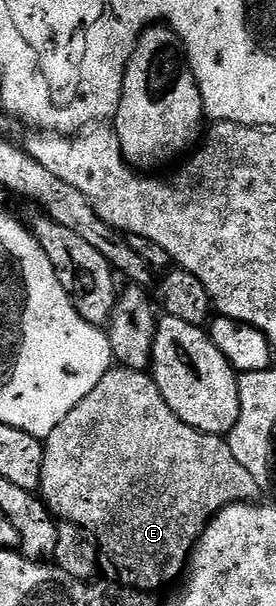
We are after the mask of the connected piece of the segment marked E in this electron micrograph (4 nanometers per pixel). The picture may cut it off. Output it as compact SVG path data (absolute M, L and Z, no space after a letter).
M121 365L111 366L110 372L100 377L100 385L96 385L96 389L92 389L92 393L88 393L88 397L84 397L84 401L80 401L80 405L76 405L76 409L72 409L72 413L68 413L68 417L64 417L60 425L56 425L56 429L52 429L52 433L44 440L44 446L44 473L40 495L46 506L59 520L74 523L89 532L97 546L101 570L107 571L110 574L107 576L131 589L141 589L145 583L151 583L155 589L161 589L165 583L170 583L173 579L181 580L187 570L194 544L202 536L211 519L233 503L248 503L257 500L260 495L256 477L252 477L252 473L248 473L248 469L244 469L244 465L236 461L229 442L223 436L209 435L180 421L180 417L176 417L176 413L168 409L168 401L164 401L160 389L154 383L153 374L133 371Z

